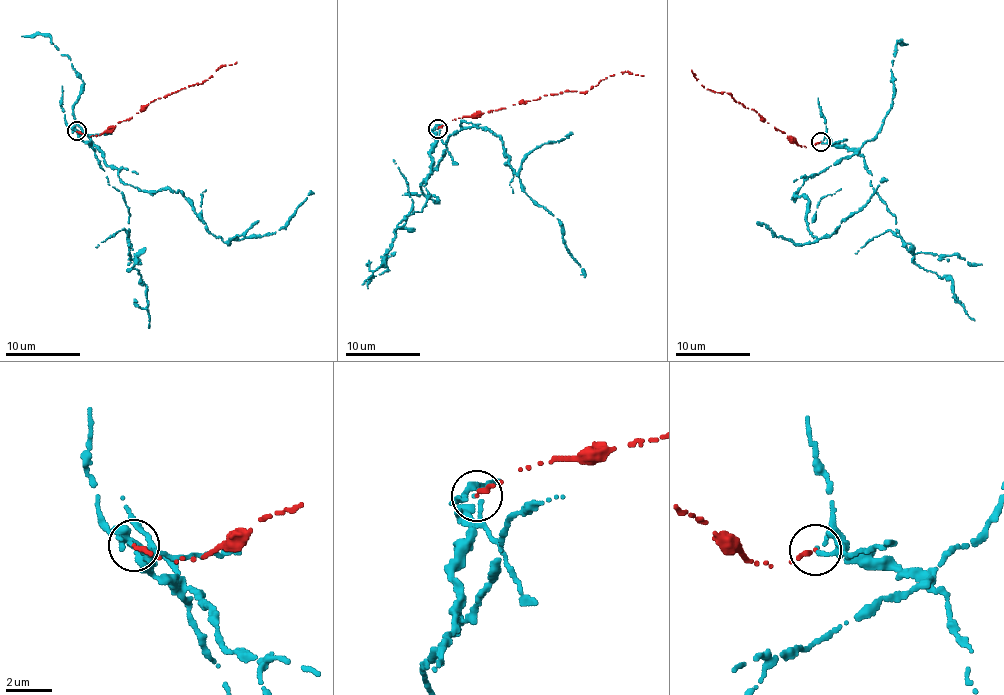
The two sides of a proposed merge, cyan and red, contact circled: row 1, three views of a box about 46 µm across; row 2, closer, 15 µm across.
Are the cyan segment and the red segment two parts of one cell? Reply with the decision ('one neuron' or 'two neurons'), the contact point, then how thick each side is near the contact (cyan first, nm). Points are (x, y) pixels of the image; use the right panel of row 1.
two neurons; at (820, 142); 130 nm thick on the cyan side, 220 nm on the other

